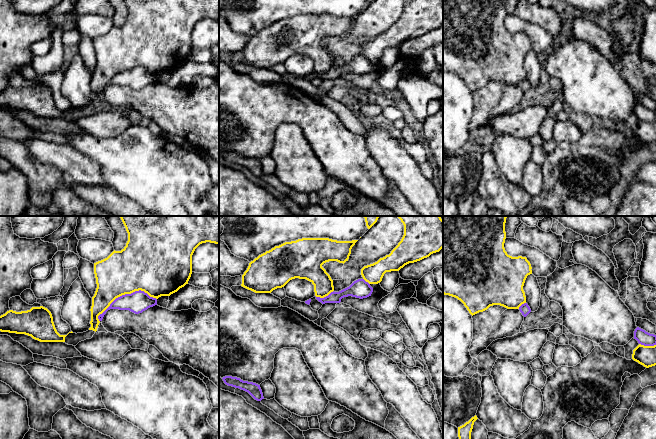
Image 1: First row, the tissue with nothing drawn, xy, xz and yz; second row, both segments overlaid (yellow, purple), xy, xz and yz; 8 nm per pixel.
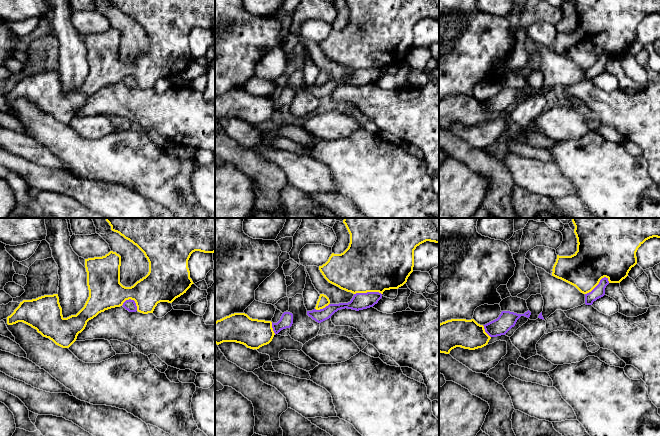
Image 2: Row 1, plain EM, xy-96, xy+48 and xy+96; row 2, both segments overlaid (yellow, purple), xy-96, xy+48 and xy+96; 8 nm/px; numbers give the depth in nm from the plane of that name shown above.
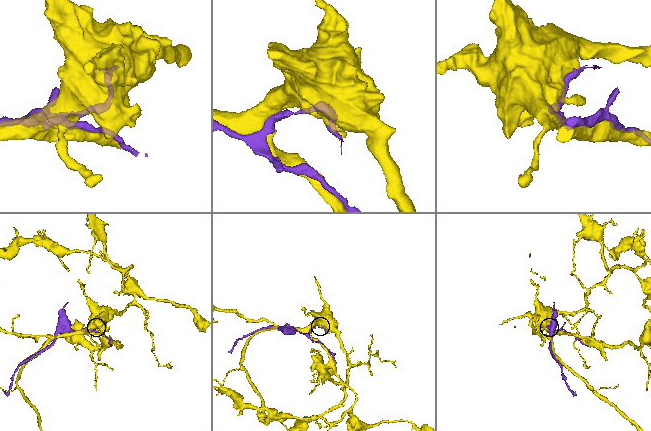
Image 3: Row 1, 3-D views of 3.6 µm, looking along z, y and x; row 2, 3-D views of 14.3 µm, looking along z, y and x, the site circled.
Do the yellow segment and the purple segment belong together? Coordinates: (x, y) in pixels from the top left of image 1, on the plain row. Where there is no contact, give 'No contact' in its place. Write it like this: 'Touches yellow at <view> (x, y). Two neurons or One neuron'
Touches yellow at xy (125, 69). Two neurons

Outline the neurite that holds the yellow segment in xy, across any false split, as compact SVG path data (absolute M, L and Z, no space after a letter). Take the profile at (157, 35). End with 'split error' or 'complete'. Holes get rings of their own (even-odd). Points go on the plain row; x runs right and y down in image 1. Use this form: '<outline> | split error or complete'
M124 0L128 17L121 27L94 39L97 64L92 73L91 103L97 107L98 92L118 73L144 67L158 75L170 72L188 60L192 50L192 31L202 19L219 20L219 0Z | complete

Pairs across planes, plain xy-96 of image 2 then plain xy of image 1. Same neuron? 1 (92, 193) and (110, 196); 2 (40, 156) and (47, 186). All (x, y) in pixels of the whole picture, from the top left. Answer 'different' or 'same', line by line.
1: same
2: different

